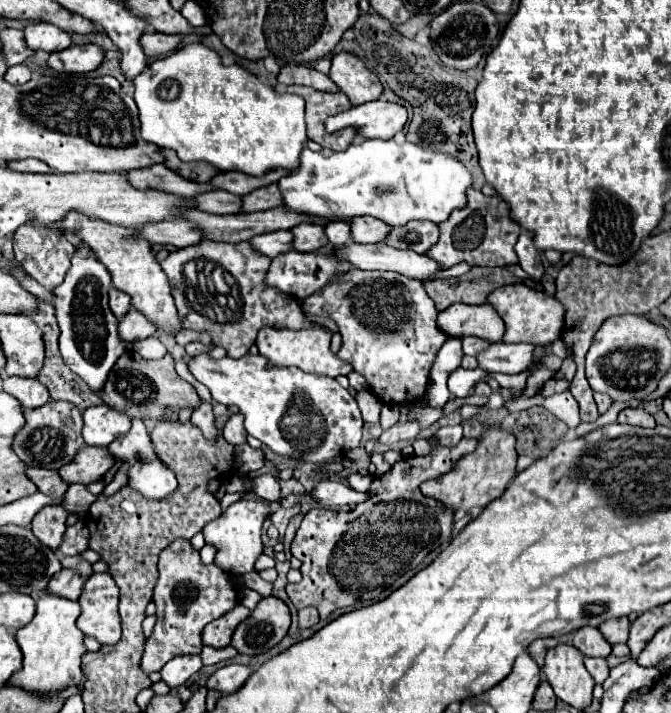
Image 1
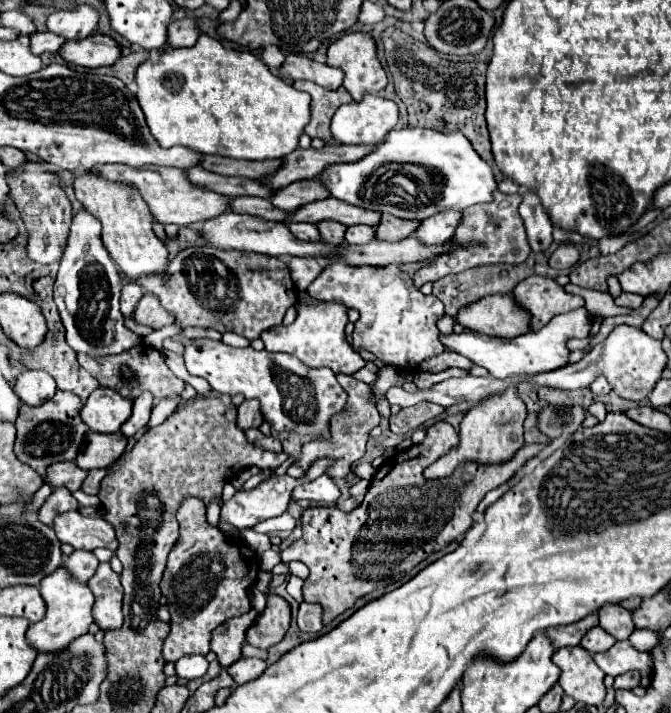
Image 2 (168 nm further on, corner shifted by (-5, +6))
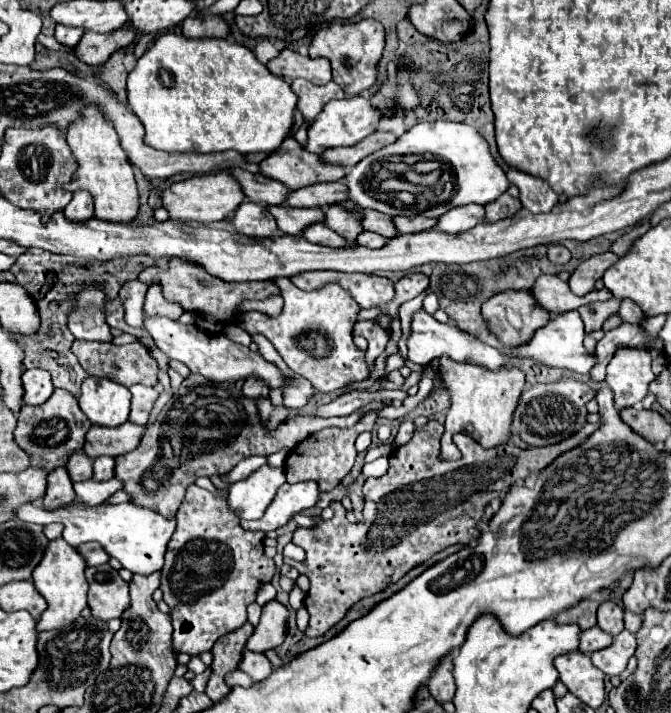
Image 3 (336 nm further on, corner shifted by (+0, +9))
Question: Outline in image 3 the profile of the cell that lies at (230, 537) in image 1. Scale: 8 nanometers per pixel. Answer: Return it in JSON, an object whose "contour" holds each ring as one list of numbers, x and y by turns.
{"contour":[[261,466,245,480,231,484,229,506,245,520,257,520,271,504,277,490,285,484,285,470,273,466]]}

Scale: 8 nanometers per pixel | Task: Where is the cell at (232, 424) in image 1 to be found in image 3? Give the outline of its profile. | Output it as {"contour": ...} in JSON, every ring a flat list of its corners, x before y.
{"contour":[[249,376,243,384,243,394,249,398,259,398,259,396,269,396,269,386,263,384,263,380]]}

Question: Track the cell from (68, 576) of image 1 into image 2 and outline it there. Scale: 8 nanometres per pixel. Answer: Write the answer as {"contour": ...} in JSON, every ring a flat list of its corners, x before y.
{"contour":[[74,551,70,557,64,559,64,569,80,583,86,583,98,567,98,559,90,551]]}

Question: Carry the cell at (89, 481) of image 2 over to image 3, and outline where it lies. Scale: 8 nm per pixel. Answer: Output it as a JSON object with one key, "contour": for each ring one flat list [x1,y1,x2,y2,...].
{"contour":[[99,456,99,458,95,458,93,468,95,468,95,474,93,474,95,480,109,480,115,476,115,458]]}

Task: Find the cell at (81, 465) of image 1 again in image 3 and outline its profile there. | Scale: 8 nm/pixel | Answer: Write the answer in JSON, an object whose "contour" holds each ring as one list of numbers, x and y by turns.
{"contour":[[125,422,123,426,115,428,105,428,105,426,93,426,87,432,87,442,85,442,85,452,91,458,97,456,121,456,131,450,135,450,141,442,145,428,133,422]]}

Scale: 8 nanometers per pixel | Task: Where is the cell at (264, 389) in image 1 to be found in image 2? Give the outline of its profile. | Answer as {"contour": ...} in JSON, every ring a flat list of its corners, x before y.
{"contour":[[196,339,186,343,184,361,186,369,192,375,204,377,214,391,258,399,264,421,268,421,276,433,286,431,306,439,328,439,332,417,344,413,348,405,348,395,336,381,332,369,306,367,290,353,256,351,252,347,230,347,222,341]]}

